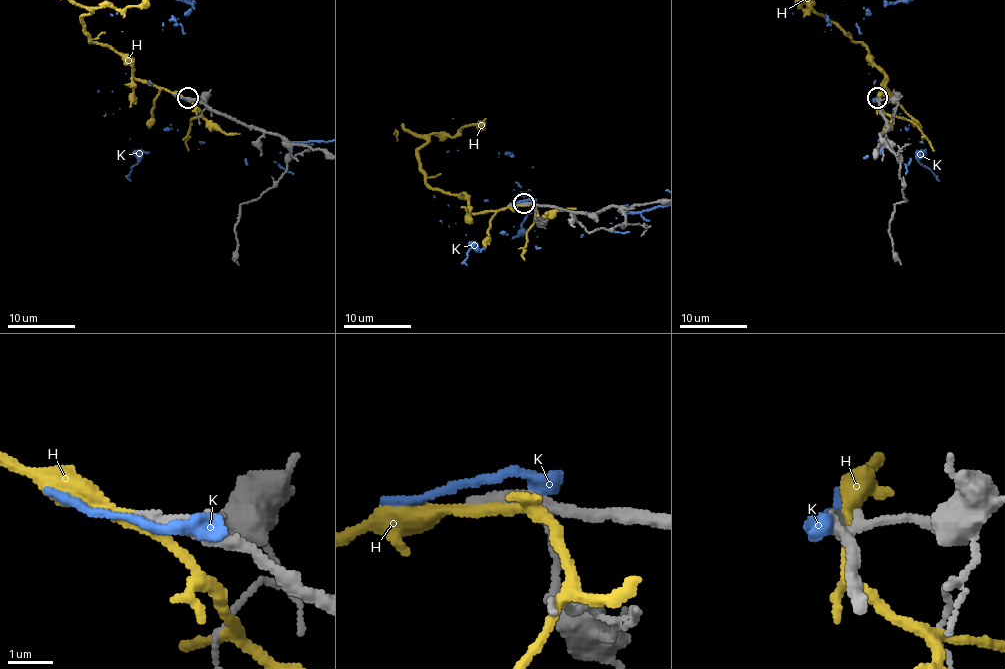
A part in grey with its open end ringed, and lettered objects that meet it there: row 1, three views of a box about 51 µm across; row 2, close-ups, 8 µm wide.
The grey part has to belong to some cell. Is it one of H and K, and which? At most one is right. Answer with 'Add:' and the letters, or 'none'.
Add: none

